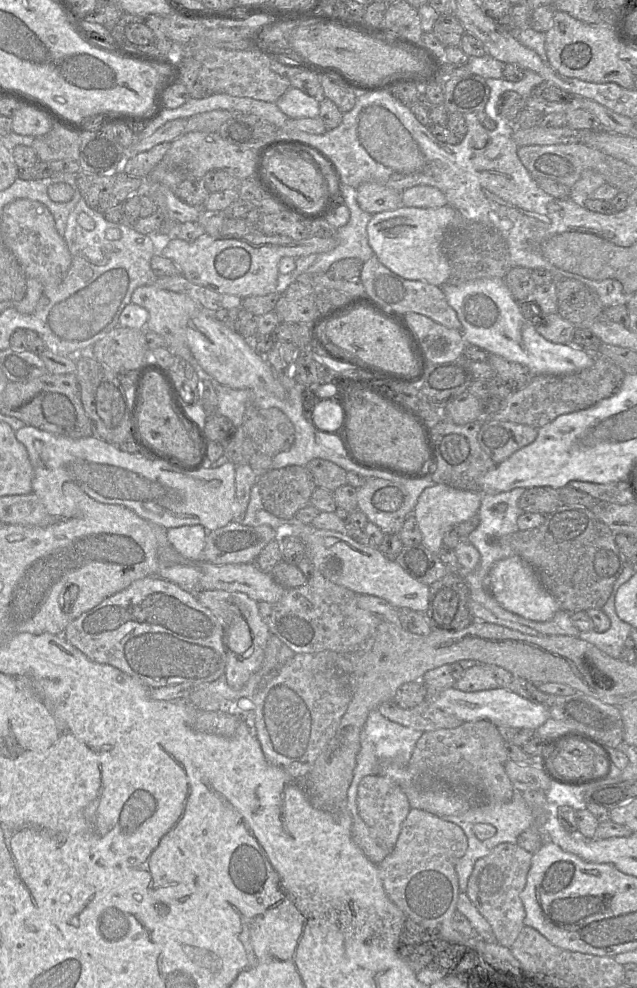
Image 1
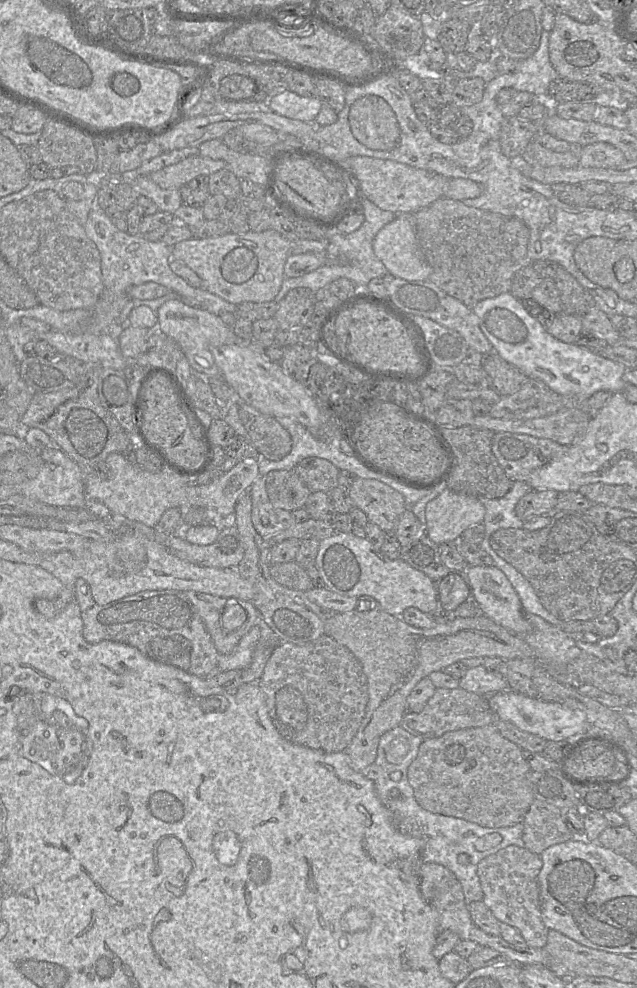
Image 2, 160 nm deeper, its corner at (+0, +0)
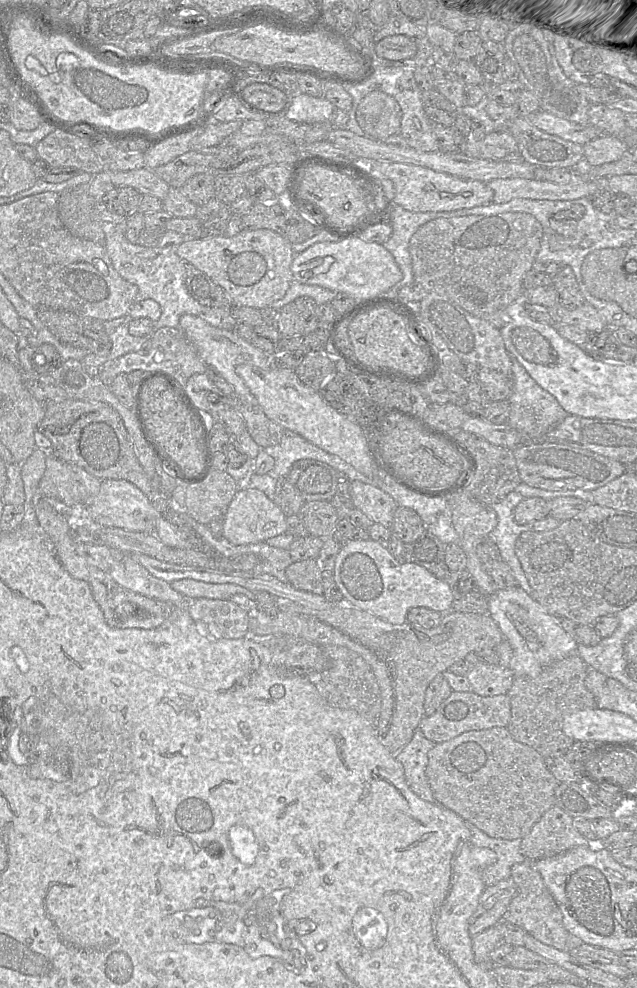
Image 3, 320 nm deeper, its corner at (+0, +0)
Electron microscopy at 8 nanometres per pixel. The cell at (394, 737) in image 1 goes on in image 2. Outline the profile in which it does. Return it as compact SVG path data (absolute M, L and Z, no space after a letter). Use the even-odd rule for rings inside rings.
M400 726L389 730L380 738L374 763L362 773L374 782L378 798L391 811L399 830L404 834L424 840L422 860L443 865L456 875L462 885L465 902L468 905L473 901L483 900L483 892L477 874L478 863L507 846L524 847L524 825L521 822L510 827L487 828L464 819L434 814L423 809L418 804L408 781L408 768L417 757L423 741L422 737L413 735ZM489 834L501 835L502 841L487 851L478 851L476 849L477 840Z

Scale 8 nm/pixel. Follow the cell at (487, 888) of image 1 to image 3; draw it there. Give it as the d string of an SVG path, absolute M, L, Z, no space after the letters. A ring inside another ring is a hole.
M525 860L522 863L518 863L511 868L511 879L516 884L516 895L510 902L501 923L511 923L522 928L529 936L538 940L539 942L551 946L559 951L566 951L567 939L569 933L563 926L563 916L562 913L546 888L541 875L534 869L533 862L531 860Z

